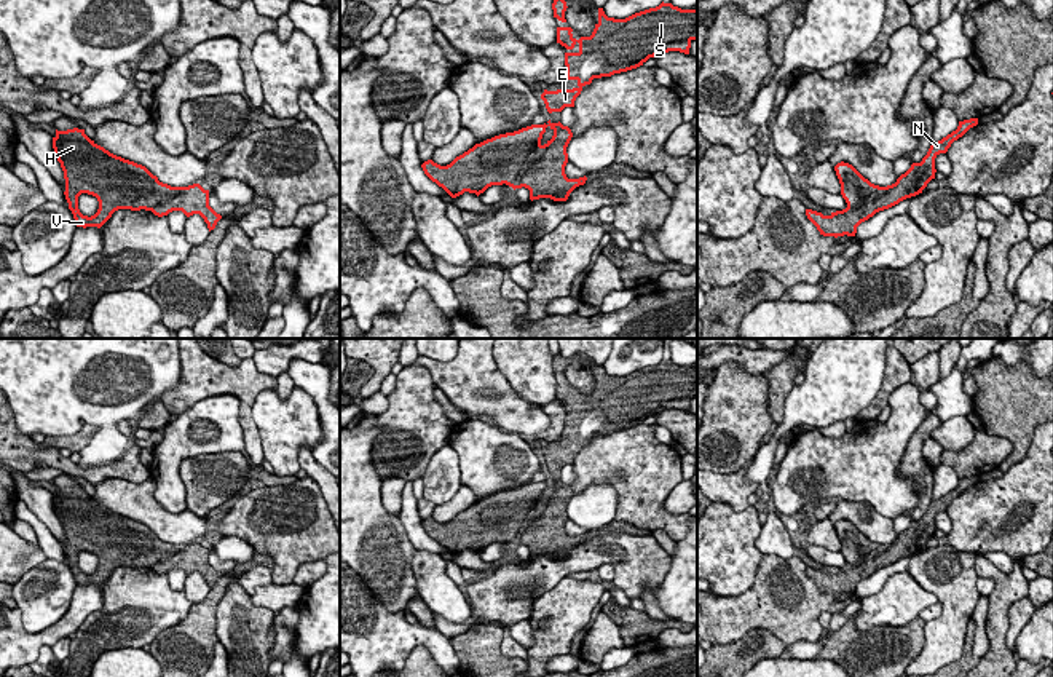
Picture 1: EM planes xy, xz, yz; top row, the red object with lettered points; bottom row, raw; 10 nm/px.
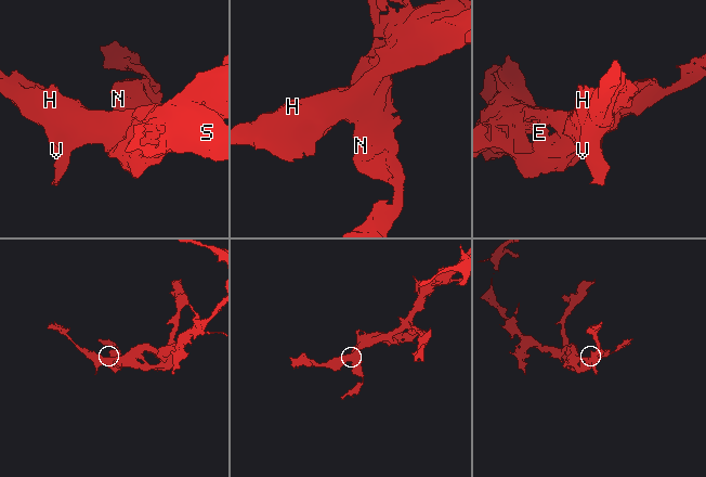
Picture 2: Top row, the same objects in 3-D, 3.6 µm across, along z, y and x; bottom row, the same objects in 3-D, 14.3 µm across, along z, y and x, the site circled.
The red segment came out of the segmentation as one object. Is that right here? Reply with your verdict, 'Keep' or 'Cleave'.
Cleave

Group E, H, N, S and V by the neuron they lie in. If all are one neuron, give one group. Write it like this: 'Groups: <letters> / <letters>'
Groups: E N S / H V

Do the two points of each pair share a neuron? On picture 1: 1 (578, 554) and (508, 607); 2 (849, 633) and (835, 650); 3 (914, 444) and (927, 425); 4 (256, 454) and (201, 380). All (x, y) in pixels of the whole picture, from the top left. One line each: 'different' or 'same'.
1: same
2: same
3: same
4: same

